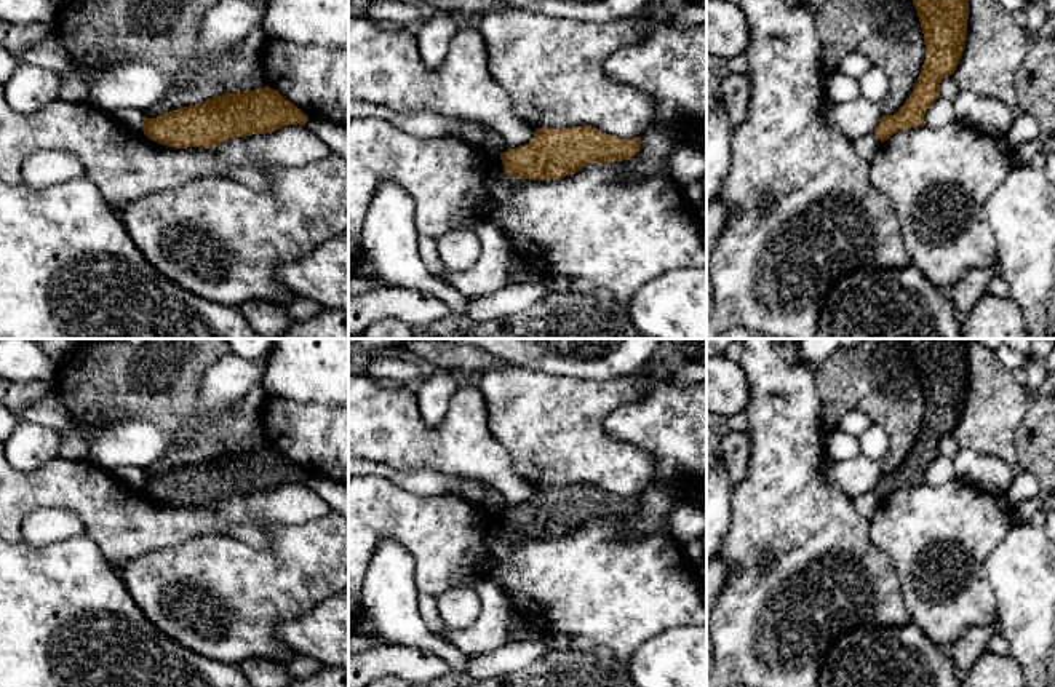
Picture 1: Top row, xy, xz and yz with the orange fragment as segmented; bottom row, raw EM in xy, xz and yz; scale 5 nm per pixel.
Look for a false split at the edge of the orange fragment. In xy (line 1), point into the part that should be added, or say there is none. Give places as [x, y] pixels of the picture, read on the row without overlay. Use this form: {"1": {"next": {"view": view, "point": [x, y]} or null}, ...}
{"1": {"next": null}}

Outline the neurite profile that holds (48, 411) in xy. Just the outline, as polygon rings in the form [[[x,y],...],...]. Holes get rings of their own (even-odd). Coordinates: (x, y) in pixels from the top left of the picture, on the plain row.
[[[50,393],[29,403],[21,414],[21,419],[50,427],[56,431],[70,428],[74,423],[62,401]]]

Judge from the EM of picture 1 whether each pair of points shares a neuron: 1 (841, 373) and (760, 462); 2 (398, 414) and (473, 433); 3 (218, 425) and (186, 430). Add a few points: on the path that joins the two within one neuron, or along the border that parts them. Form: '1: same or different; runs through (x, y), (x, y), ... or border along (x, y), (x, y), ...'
1: different; border along (812, 373), (824, 425)
2: same; runs through (418, 433), (454, 435)
3: different; border along (235, 403), (213, 419), (199, 436)

